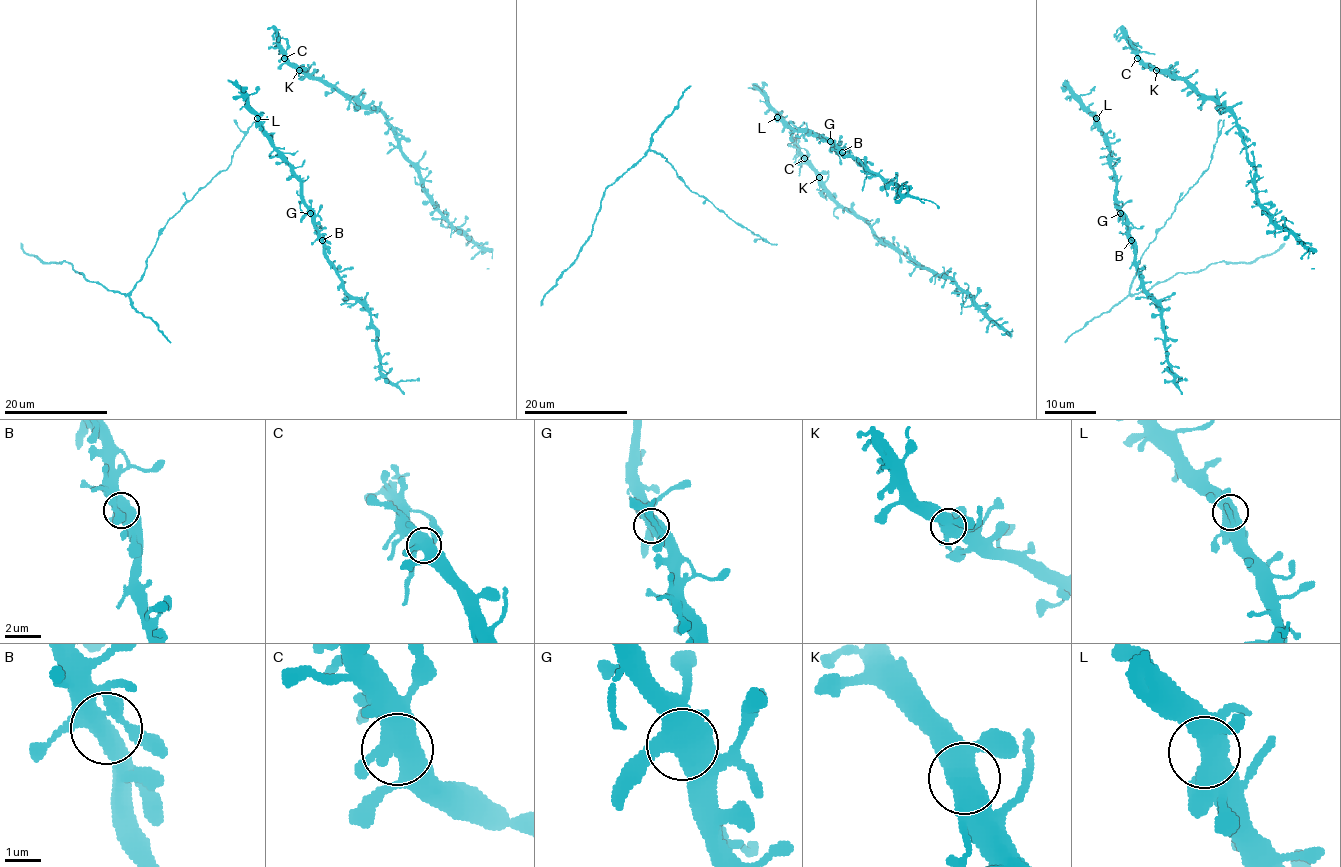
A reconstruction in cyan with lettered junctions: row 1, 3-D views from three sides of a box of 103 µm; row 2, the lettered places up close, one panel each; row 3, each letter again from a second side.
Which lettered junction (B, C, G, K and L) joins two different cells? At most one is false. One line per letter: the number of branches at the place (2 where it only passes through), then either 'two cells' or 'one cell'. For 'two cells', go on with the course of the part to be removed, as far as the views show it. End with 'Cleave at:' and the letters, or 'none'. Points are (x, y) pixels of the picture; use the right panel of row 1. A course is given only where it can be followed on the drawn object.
B: 4 branches meet; one cell
C: 3 branches meet; one cell
G: 3 branches meet; one cell
K: 3 branches meet; one cell
L: 4 branches meet; one cell
Cleave at: none

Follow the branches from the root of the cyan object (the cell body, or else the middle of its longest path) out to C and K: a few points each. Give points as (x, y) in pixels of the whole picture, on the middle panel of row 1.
C: (821, 193), (822, 180), (804, 158)
K: (821, 193), (824, 185), (818, 178)

